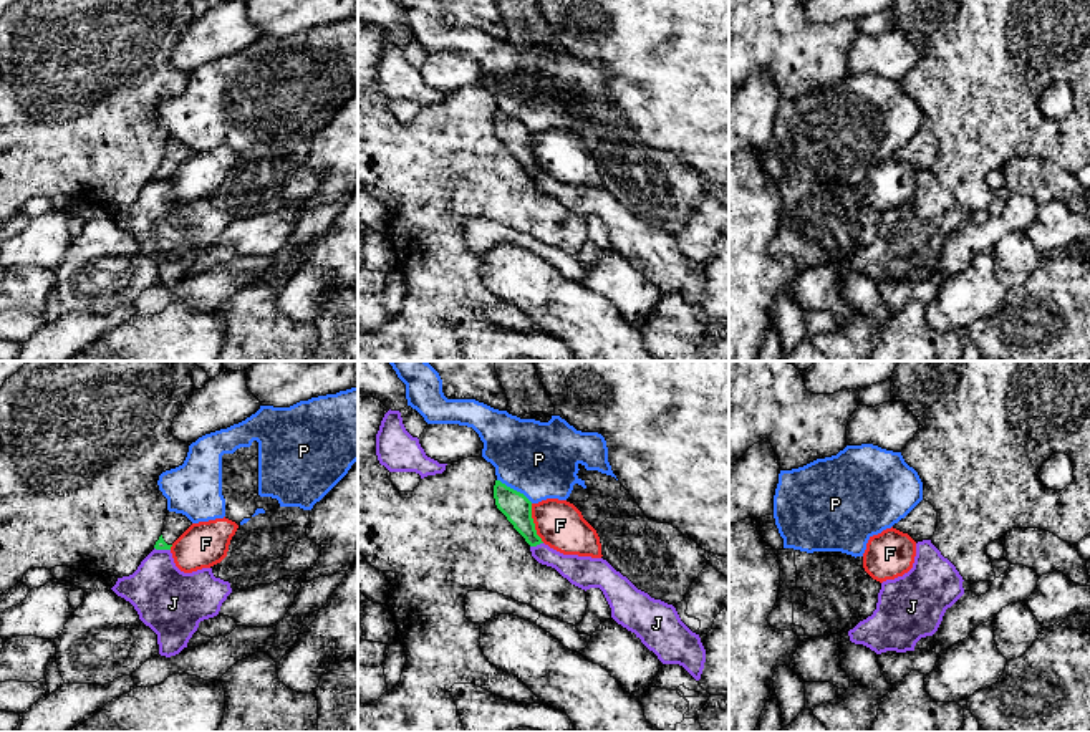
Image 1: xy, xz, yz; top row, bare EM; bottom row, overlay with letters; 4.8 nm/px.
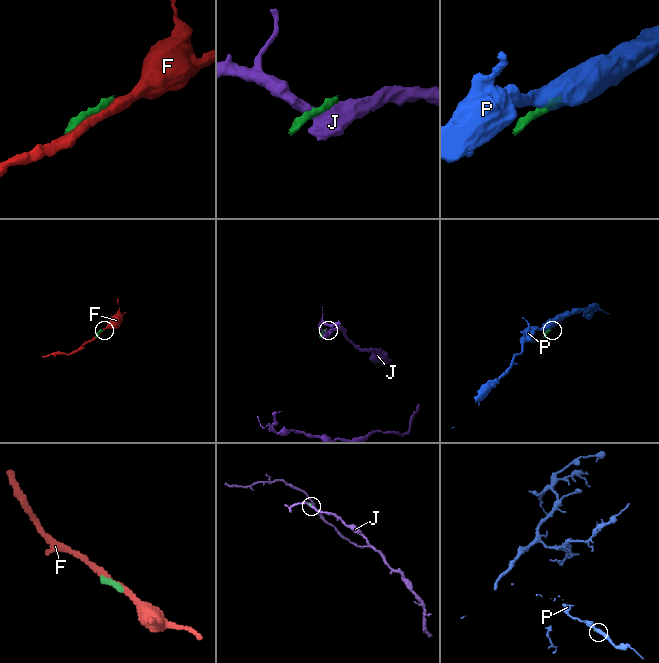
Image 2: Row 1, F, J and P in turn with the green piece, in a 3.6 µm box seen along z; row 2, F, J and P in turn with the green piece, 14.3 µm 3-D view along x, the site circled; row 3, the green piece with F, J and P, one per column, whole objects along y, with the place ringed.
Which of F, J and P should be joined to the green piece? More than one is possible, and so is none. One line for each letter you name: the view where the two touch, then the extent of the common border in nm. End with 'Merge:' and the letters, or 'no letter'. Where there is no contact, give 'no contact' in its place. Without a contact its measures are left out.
Merge: no letter

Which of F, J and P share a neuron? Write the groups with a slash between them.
F / J / P

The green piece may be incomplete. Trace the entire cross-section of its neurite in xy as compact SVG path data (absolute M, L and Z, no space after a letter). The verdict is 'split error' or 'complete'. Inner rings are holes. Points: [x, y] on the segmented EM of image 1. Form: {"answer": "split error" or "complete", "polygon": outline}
{"answer": "split error", "polygon": "M169 512L164 522L164 530L159 540L156 542L156 550L171 550L172 543L192 525L192 522L176 512Z"}

